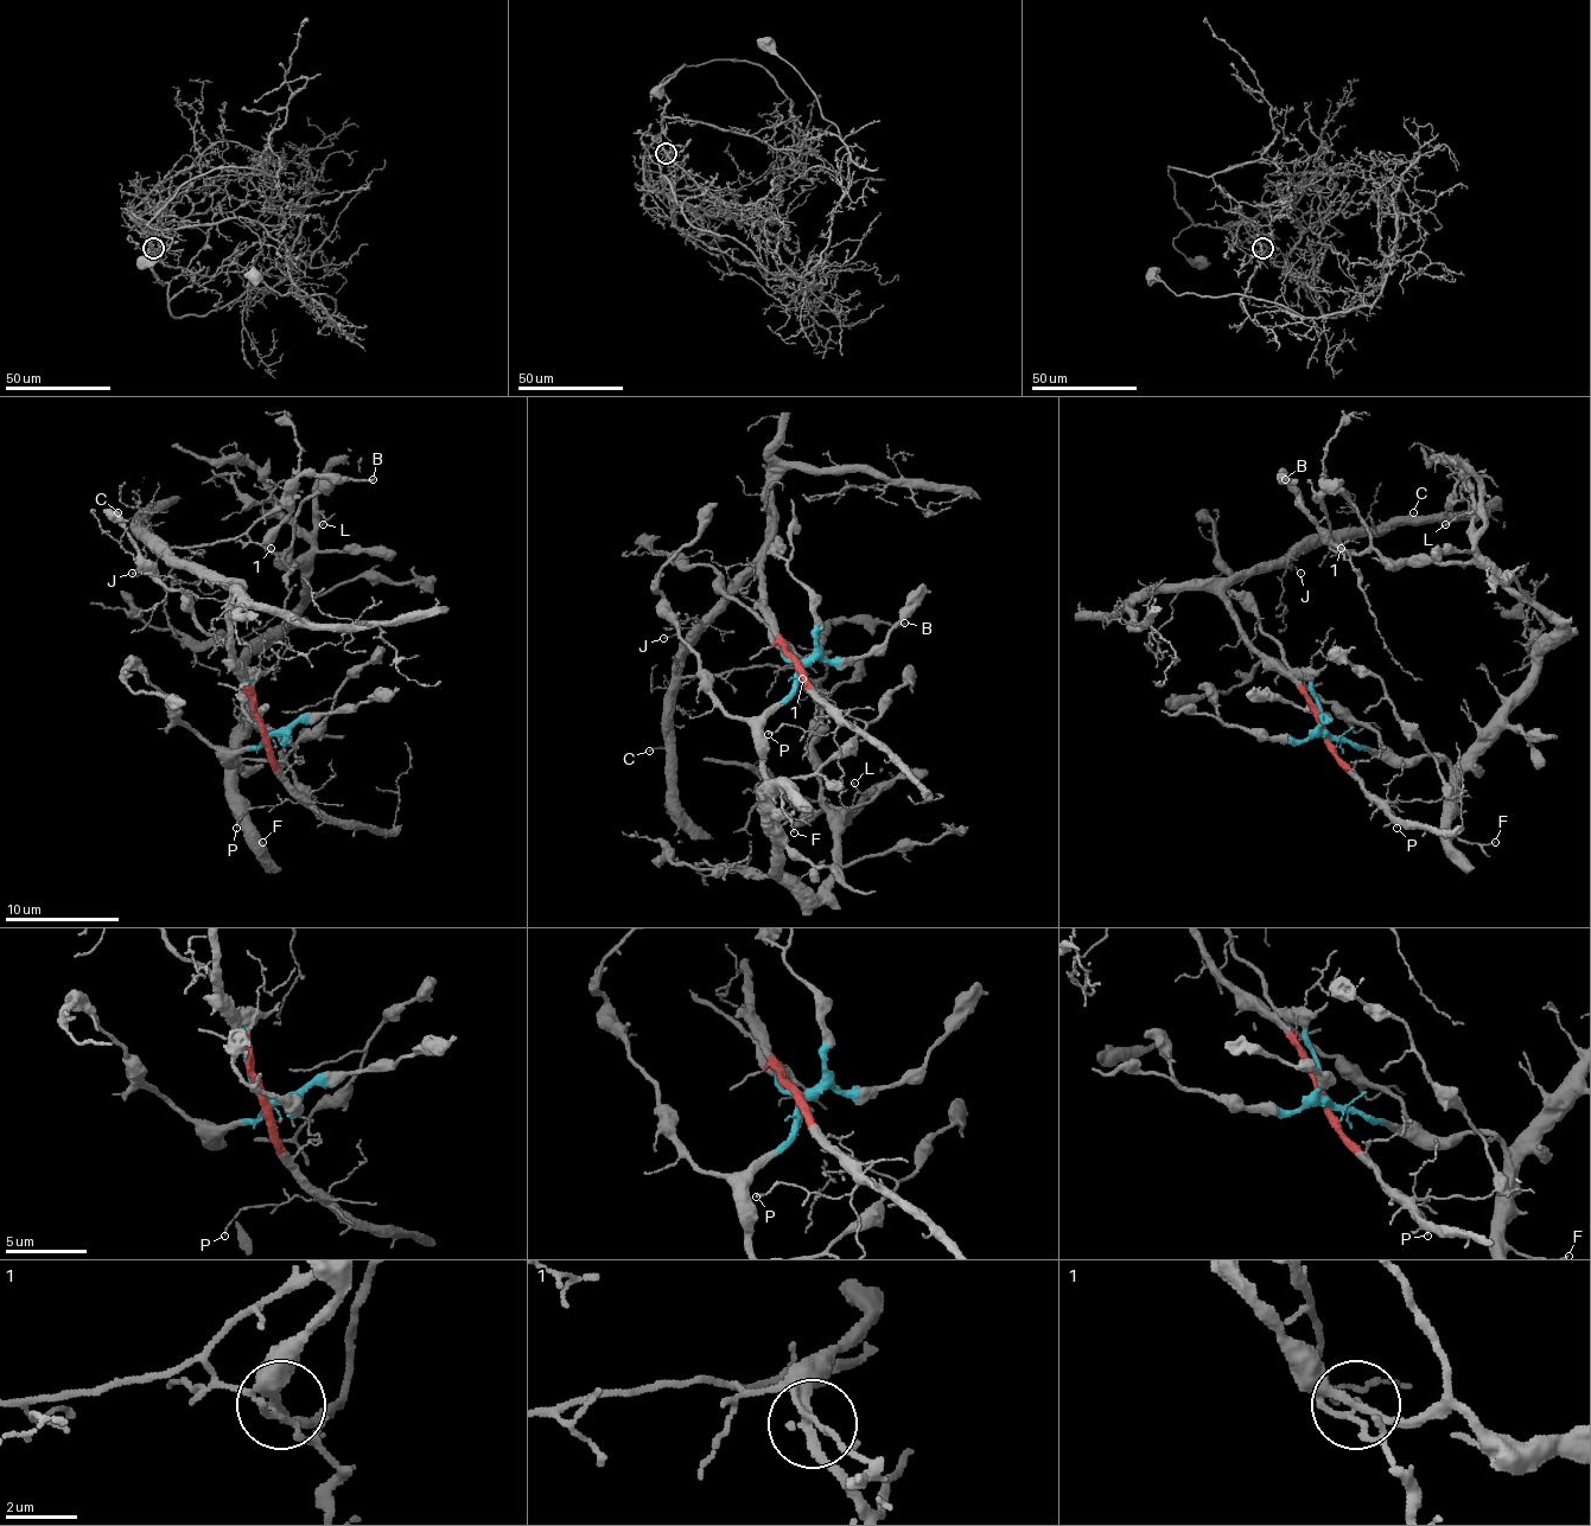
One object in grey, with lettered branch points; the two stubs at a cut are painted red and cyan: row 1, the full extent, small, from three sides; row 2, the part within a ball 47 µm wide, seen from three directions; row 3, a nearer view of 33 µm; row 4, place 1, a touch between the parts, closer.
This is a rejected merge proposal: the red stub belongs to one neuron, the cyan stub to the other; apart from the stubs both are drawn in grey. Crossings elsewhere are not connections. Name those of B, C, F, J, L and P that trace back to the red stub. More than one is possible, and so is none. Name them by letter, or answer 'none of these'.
C, J, P

